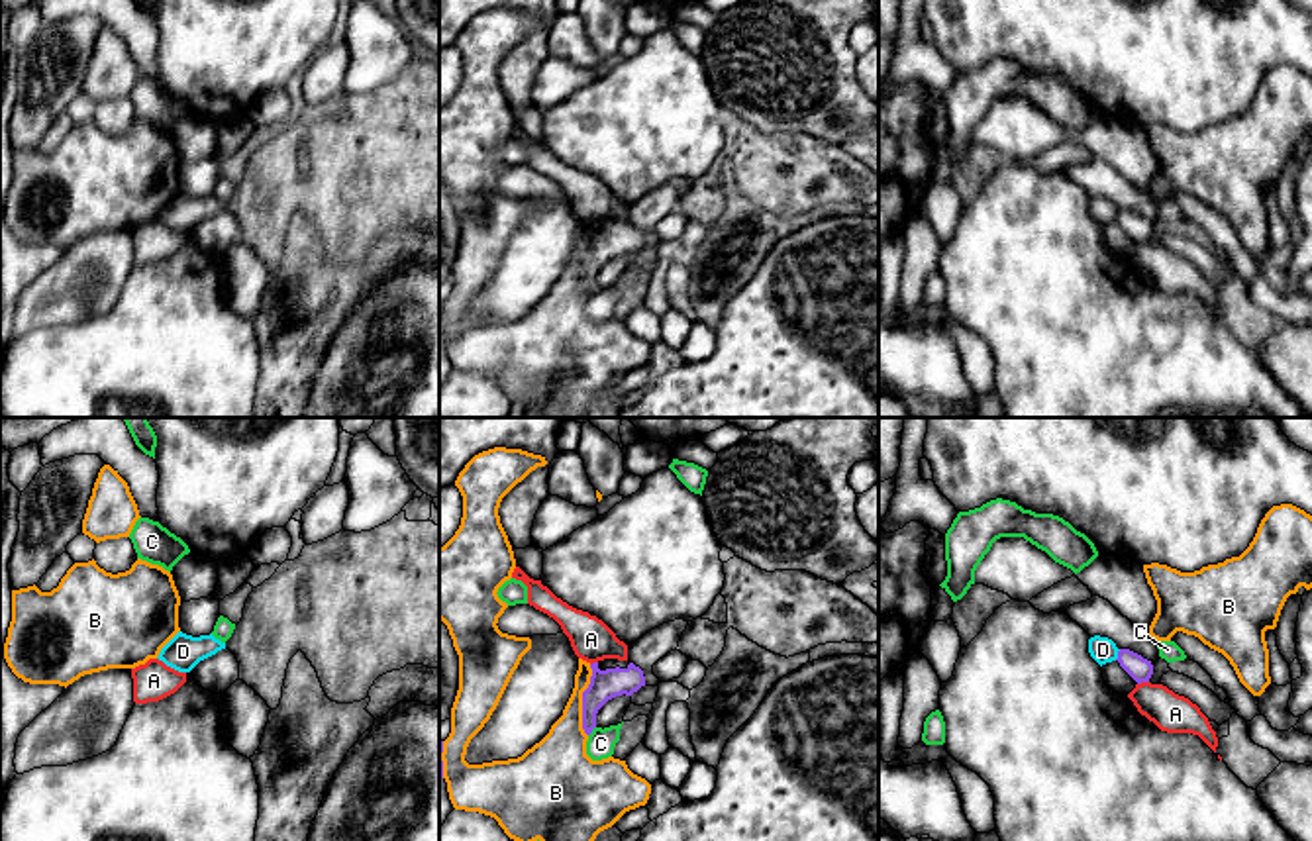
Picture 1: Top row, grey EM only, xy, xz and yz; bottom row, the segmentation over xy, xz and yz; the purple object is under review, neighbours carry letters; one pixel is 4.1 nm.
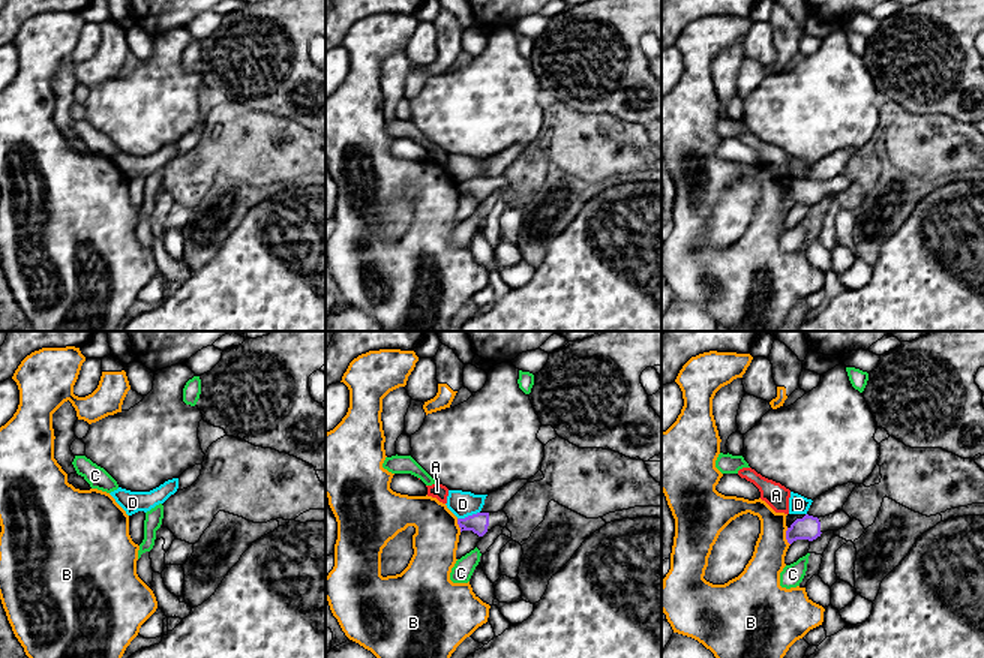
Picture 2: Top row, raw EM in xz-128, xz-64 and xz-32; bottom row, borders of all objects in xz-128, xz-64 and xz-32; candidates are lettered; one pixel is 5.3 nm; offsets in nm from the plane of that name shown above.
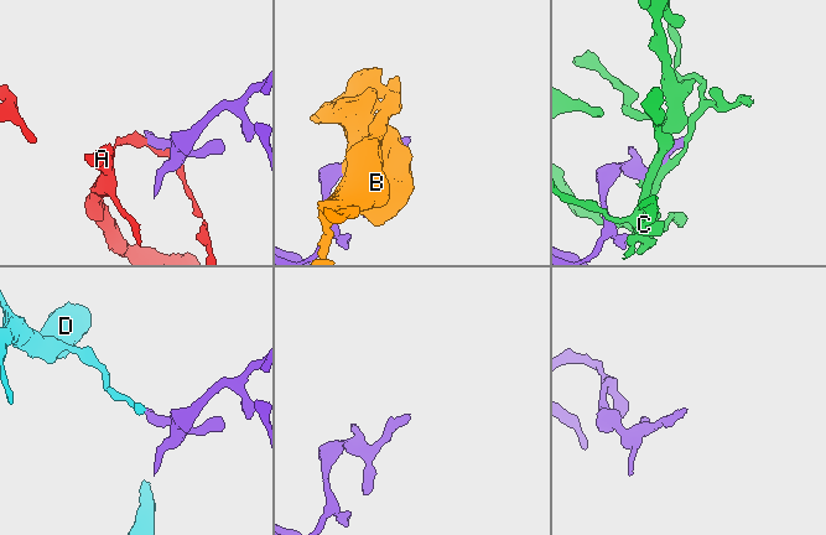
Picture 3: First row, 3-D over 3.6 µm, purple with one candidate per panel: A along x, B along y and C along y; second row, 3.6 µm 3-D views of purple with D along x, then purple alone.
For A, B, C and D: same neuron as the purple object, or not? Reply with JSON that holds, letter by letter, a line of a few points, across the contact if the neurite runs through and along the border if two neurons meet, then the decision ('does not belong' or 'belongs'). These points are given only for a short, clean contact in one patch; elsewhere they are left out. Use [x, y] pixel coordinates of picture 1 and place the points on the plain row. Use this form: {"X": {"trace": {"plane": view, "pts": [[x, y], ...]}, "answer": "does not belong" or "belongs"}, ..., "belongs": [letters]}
{"A": {"trace": {"plane": "yz", "pts": [[1148, 242], [1138, 246]]}, "answer": "does not belong"}, "B": {"answer": "does not belong"}, "C": {"answer": "does not belong"}, "D": {"trace": {"plane": "yz", "pts": [[1120, 210], [1114, 220]]}, "answer": "does not belong"}, "belongs": []}

